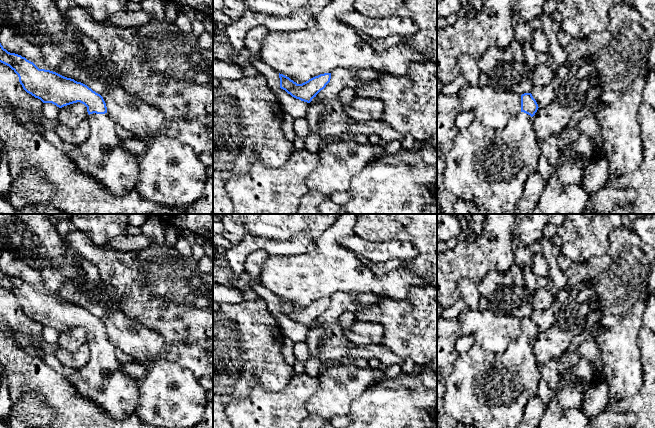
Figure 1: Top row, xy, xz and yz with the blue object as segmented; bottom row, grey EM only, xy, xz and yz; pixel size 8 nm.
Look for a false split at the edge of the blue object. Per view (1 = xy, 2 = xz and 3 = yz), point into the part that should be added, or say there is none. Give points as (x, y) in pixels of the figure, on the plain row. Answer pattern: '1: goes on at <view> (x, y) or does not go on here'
1: goes on at xy (103, 380)
2: does not go on here
3: goes on at yz (485, 390)

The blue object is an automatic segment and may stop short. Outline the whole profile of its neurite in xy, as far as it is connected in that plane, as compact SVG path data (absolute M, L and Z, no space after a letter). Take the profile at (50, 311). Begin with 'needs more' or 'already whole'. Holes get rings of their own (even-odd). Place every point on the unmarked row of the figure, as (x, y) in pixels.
needs more; M0 267L0 286L9 290L19 301L23 313L40 323L43 327L52 327L59 332L80 326L87 331L90 357L88 362L69 377L74 388L83 398L98 404L114 420L122 420L135 412L139 402L137 380L128 375L115 353L115 346L107 337L103 321L87 309L64 301L56 296L39 293L33 286L21 279L10 277Z

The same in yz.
needs more; M524 317L521 319L521 335L503 354L489 353L475 342L467 352L459 354L446 380L442 396L444 411L466 427L517 428L526 403L537 395L538 383L542 379L533 350L533 340L538 332L532 318Z

